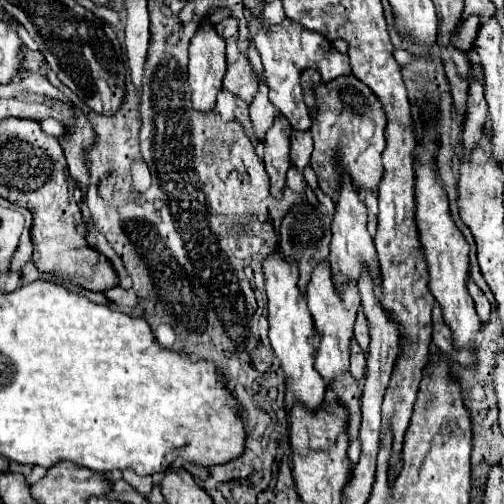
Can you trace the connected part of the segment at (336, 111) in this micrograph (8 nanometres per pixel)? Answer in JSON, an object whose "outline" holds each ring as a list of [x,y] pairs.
{"outline":[[[312,70],[302,72],[302,84],[314,94],[308,96],[312,104],[316,104],[316,122],[310,128],[314,138],[312,152],[312,170],[318,176],[318,186],[328,196],[340,192],[342,178],[348,174],[354,188],[358,192],[378,192],[378,184],[382,180],[382,150],[386,146],[386,112],[378,100],[378,96],[362,84],[356,76],[342,76],[332,82],[320,82],[320,76]]]}

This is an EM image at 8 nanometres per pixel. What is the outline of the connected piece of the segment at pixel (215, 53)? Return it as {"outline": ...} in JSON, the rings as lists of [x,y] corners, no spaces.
{"outline":[[[204,22],[190,42],[190,64],[188,64],[188,84],[192,92],[192,108],[198,112],[212,112],[216,106],[216,96],[222,90],[222,78],[226,74],[226,54],[224,40],[218,36],[212,24]]]}

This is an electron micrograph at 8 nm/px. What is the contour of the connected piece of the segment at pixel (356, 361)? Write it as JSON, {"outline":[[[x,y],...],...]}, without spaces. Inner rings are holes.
{"outline":[[[350,340],[350,372],[356,380],[360,380],[360,376],[364,376],[364,366],[366,366],[366,358],[360,352],[360,346],[356,344],[356,340]]]}

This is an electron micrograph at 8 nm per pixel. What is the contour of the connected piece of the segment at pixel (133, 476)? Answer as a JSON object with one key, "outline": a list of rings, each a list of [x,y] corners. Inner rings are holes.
{"outline":[[[124,470],[124,472],[122,472],[122,478],[124,478],[132,488],[136,488],[140,494],[148,494],[148,492],[152,490],[152,486],[154,486],[152,476],[138,476],[138,474],[132,472],[132,470]]]}

